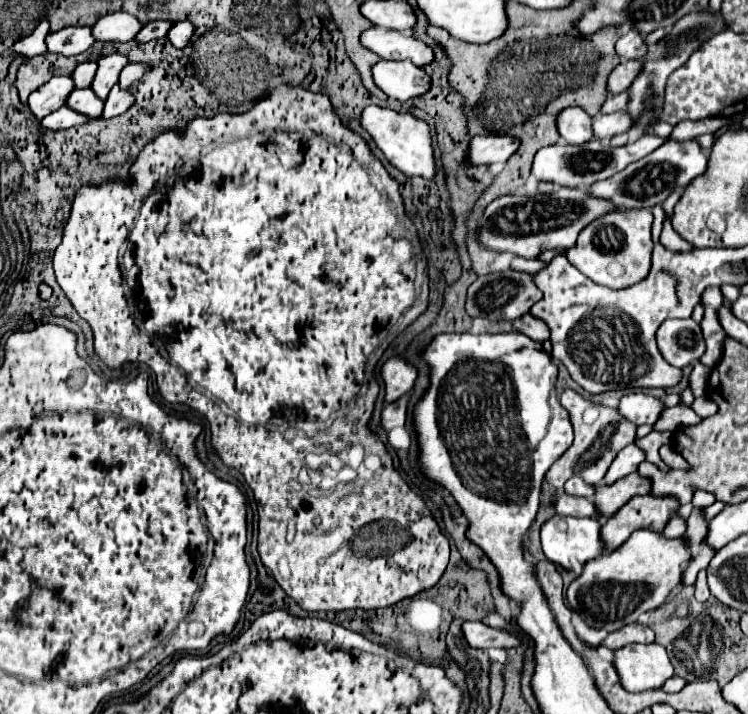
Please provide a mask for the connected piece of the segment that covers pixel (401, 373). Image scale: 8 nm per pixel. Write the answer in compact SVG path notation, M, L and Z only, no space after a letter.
M393 357L383 365L381 375L385 381L385 391L387 391L385 401L391 403L391 401L397 401L401 395L405 395L415 385L417 369L409 365L405 359Z

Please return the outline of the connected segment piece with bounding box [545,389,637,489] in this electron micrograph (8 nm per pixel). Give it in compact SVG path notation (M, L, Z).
M565 389L563 391L561 405L569 413L575 439L573 439L571 447L567 449L567 453L563 453L563 457L559 457L559 461L555 461L555 465L547 471L547 477L545 479L551 485L555 485L557 489L561 489L565 485L565 481L571 475L577 473L587 483L599 485L603 481L603 477L605 477L611 461L615 459L615 455L625 445L629 445L629 443L633 443L637 439L637 425L631 425L631 421L627 421L617 409L591 403L591 401L583 399L579 393L575 393L573 389Z

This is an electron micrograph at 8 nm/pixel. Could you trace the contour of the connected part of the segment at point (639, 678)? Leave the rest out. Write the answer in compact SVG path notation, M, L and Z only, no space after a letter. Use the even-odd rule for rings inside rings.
M633 643L615 651L615 669L621 683L631 693L663 689L665 681L675 675L667 649L663 645Z

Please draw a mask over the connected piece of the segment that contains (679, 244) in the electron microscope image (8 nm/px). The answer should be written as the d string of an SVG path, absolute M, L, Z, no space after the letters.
M665 219L665 223L663 223L661 245L663 245L665 249L669 249L669 251L675 251L675 253L685 253L685 251L693 251L693 249L695 249L691 243L683 241L683 239L675 233L675 229L671 227L671 223L669 223L667 219Z

